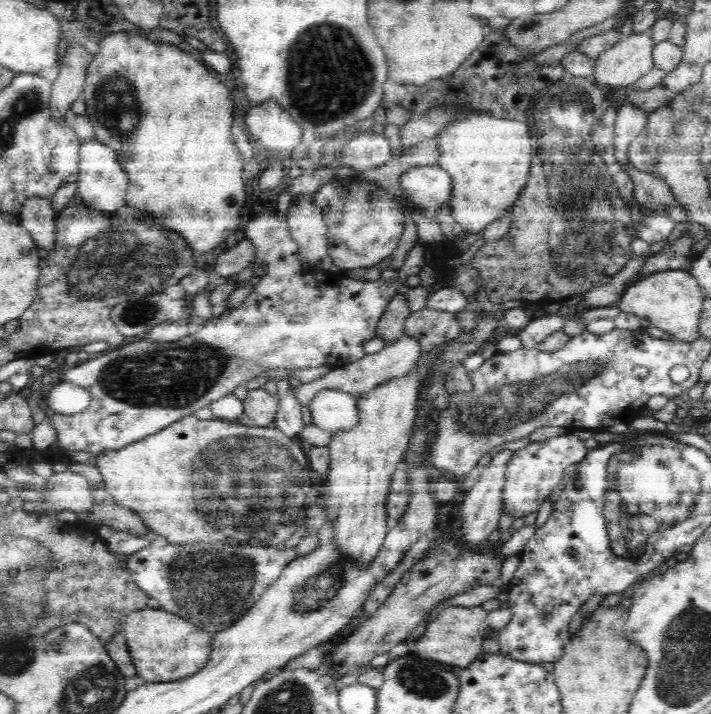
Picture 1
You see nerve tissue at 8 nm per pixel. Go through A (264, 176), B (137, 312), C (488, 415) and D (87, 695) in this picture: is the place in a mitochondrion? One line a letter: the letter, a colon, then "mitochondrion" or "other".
A: other
B: mitochondrion
C: mitochondrion
D: mitochondrion

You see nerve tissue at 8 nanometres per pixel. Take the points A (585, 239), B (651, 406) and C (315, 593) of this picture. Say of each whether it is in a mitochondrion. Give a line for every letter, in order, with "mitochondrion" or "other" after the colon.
A: mitochondrion
B: other
C: mitochondrion

